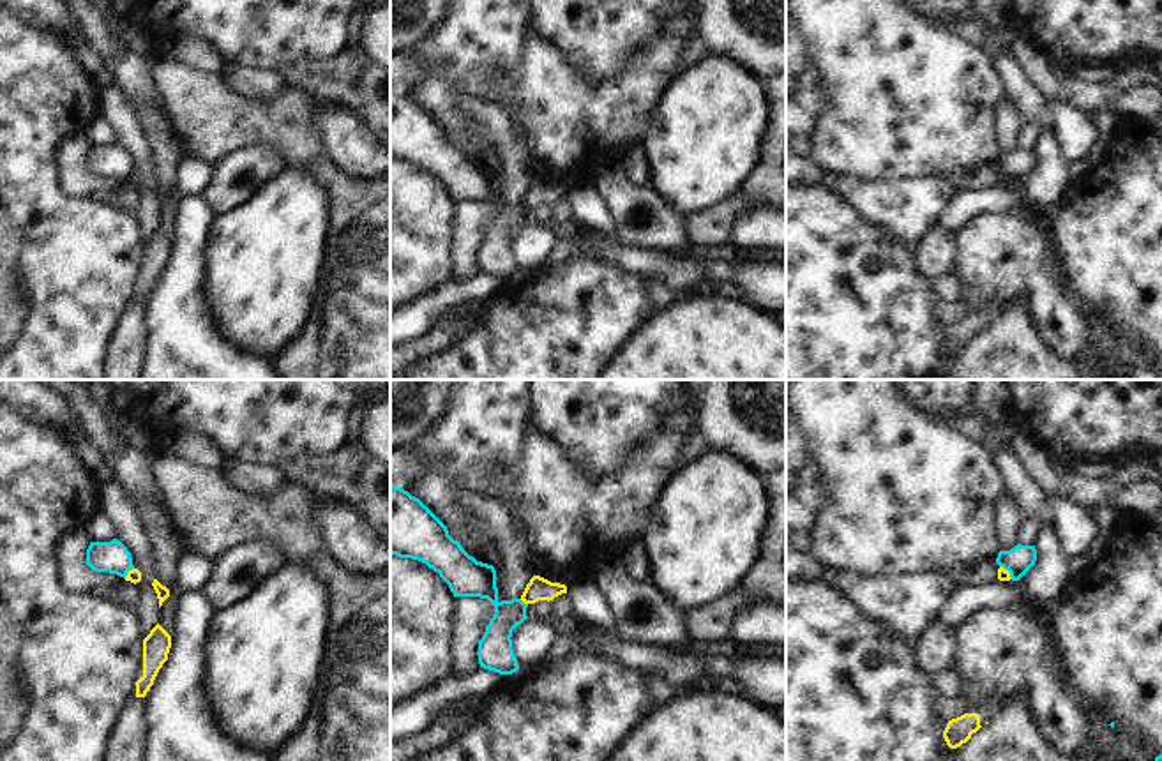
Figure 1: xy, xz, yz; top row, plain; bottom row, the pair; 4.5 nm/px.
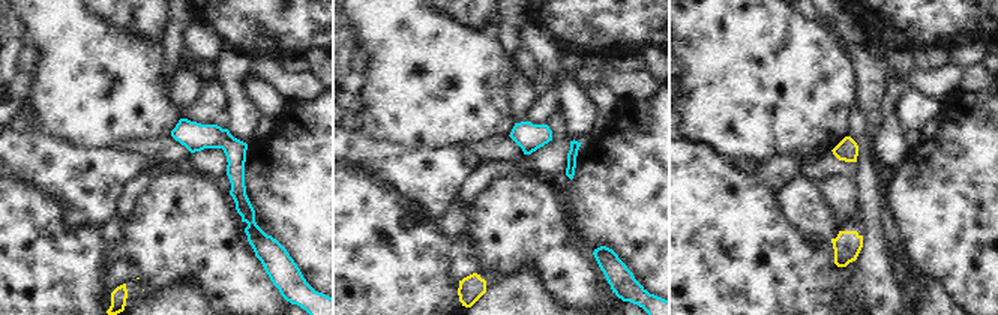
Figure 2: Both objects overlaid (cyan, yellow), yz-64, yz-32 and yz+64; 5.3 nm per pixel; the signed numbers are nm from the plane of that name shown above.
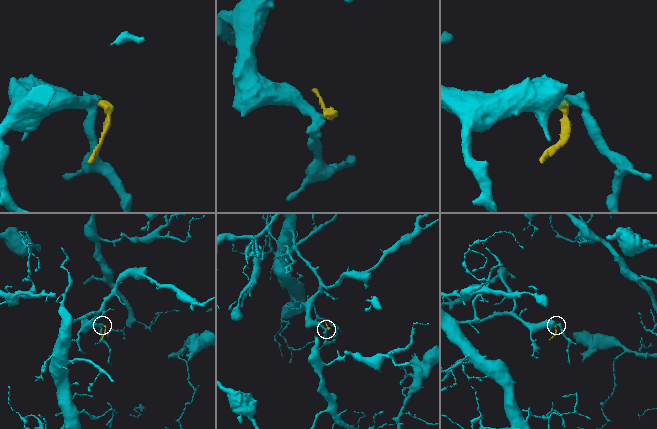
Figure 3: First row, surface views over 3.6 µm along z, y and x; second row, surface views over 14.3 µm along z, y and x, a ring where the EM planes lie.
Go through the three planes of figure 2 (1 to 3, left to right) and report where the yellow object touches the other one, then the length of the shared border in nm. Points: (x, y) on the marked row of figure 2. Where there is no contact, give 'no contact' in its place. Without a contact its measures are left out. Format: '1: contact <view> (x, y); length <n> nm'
1: no contact
2: no contact
3: no contact

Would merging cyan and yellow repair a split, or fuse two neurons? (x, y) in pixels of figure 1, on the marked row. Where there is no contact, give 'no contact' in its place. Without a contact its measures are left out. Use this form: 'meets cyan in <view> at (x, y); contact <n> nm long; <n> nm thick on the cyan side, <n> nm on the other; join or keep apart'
meets cyan in xz at (521, 601); contact 50 nm long; 170 nm thick on the cyan side, 110 nm on the other; keep apart

